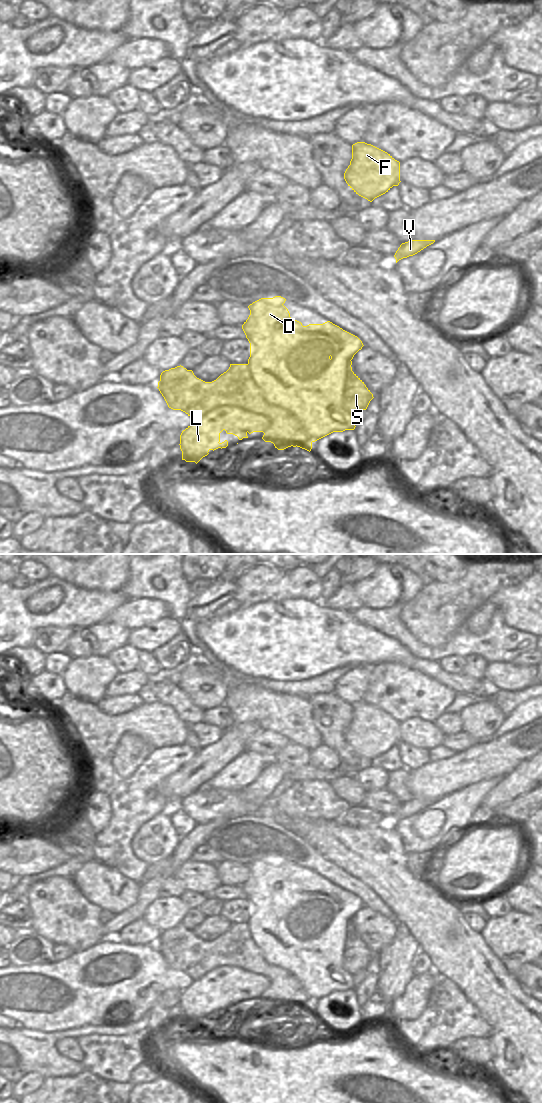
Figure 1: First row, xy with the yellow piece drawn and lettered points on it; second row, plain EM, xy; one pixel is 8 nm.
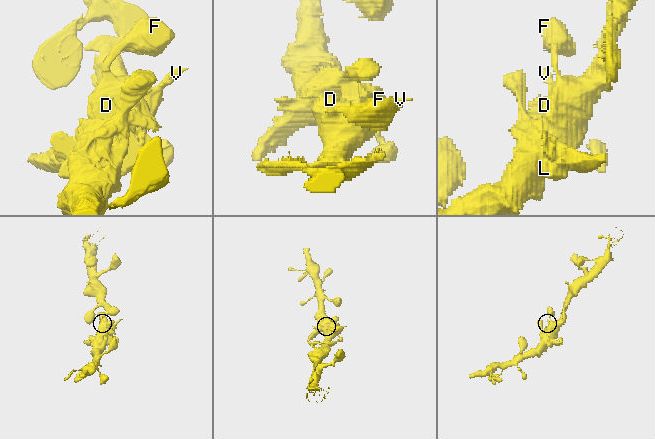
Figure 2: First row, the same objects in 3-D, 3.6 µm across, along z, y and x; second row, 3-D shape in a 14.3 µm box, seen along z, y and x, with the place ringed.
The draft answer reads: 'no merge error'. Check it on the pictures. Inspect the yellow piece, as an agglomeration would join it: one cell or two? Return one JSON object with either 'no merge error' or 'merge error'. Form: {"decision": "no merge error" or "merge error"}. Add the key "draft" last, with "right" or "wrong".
{"decision": "merge error", "draft": "wrong"}

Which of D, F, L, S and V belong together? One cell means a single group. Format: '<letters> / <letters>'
D F V / L S

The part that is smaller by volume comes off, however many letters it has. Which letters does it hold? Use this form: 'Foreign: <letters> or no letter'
Foreign: L, S

